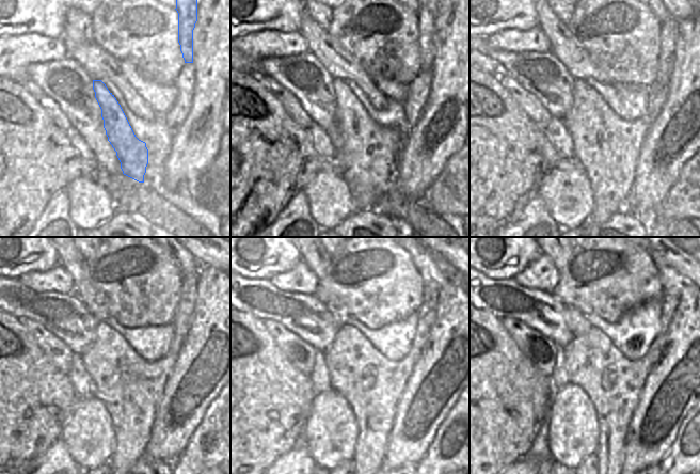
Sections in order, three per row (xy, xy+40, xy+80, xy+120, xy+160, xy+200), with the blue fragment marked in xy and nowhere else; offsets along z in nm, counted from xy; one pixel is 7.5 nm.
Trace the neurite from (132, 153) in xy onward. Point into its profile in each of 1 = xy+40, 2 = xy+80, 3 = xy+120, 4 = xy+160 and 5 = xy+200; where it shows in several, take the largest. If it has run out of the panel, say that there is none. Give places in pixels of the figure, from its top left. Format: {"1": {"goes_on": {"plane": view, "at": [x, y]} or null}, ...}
{"1": {"goes_on": {"plane": "xy+40", "at": [368, 158]}}, "2": {"goes_on": {"plane": "xy+80", "at": [607, 147]}}, "3": {"goes_on": {"plane": "xy+120", "at": [130, 388]}}, "4": {"goes_on": {"plane": "xy+160", "at": [371, 384]}}, "5": {"goes_on": {"plane": "xy+200", "at": [614, 383]}}}

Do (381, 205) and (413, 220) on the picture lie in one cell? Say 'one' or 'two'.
one

